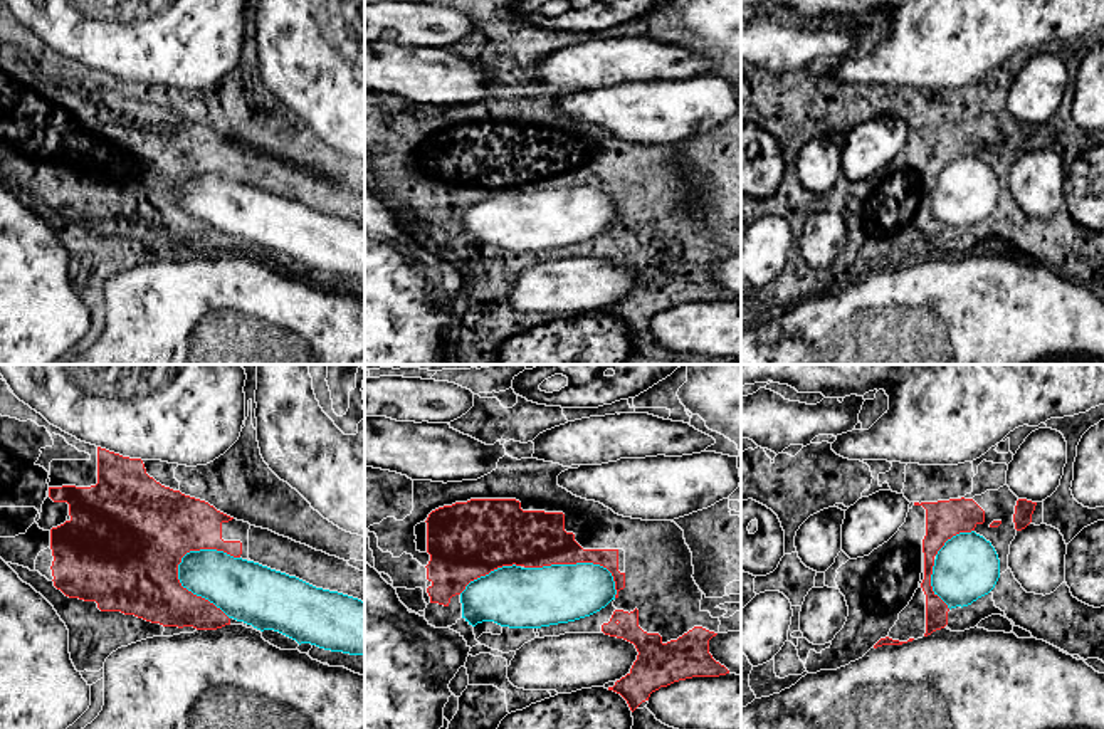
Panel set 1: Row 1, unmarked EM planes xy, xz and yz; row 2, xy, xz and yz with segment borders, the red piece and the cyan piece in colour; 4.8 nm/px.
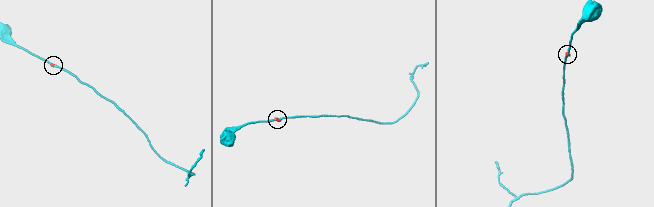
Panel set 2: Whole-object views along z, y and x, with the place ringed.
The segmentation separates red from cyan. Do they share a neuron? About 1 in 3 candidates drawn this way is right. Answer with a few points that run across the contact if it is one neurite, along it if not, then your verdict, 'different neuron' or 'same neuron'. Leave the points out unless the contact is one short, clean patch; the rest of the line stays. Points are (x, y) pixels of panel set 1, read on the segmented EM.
different neuron

